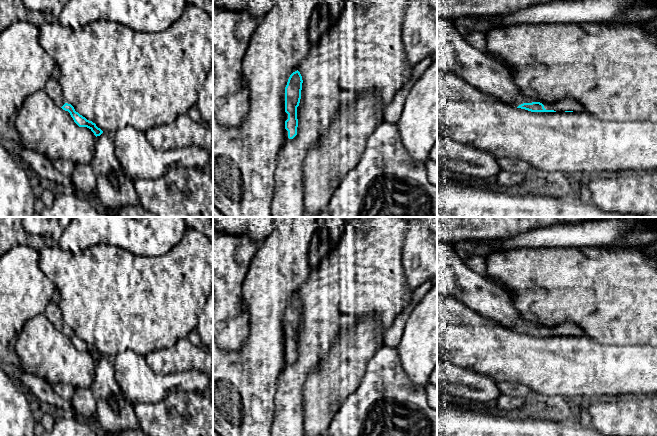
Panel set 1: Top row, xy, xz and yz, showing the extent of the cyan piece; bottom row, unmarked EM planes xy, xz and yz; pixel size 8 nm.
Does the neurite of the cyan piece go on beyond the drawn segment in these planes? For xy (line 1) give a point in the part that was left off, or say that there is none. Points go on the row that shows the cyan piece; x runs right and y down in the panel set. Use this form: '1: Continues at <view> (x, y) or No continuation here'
1: Continues at xy (53, 88)

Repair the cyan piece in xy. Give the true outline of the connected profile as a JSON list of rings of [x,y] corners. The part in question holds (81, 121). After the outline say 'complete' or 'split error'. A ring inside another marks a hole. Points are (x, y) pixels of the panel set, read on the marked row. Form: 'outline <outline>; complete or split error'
outline [[[50,77],[45,84],[44,90],[58,107],[61,107],[63,110],[70,113],[74,122],[79,127],[89,128],[96,137],[100,136],[103,133],[103,131],[98,128],[95,123],[87,120],[85,117],[76,112],[74,107],[65,100],[59,80]]]; split error

